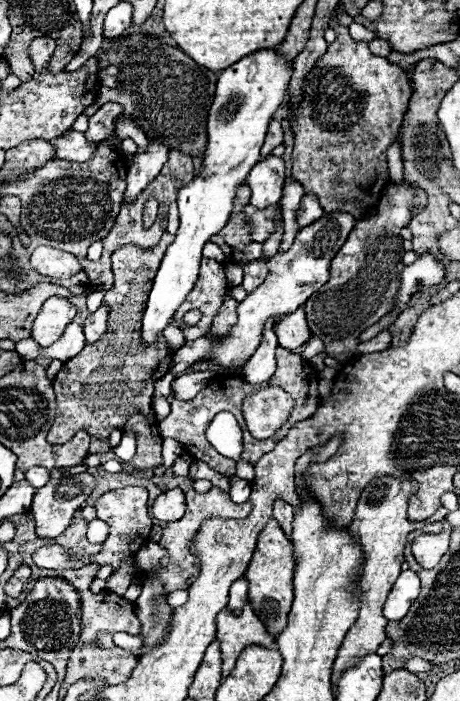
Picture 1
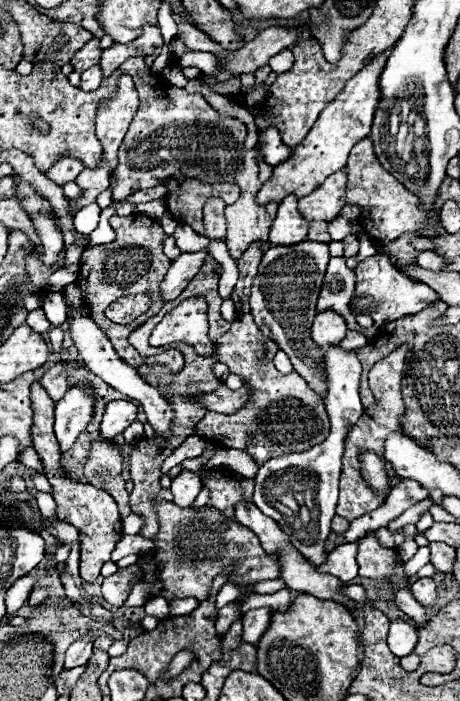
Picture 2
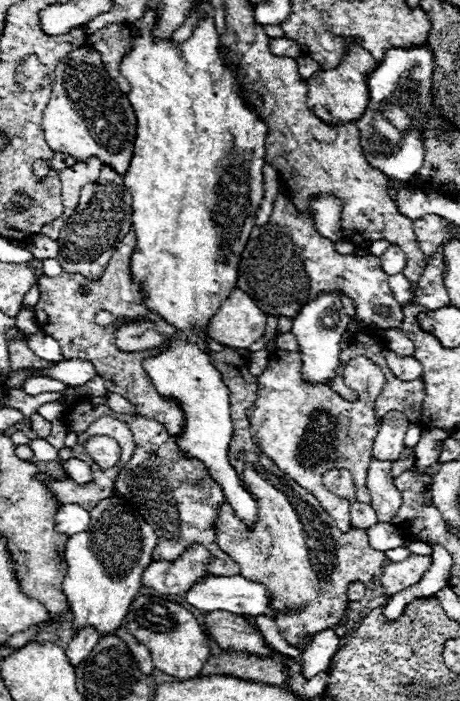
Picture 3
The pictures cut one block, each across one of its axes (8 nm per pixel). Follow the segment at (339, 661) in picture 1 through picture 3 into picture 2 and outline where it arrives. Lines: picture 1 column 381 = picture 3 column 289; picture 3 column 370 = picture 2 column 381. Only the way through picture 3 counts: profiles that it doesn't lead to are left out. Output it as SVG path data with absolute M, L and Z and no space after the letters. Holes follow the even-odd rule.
M366 536L358 544L358 576L372 578L372 580L386 580L390 578L396 566L396 550L382 548L374 536Z

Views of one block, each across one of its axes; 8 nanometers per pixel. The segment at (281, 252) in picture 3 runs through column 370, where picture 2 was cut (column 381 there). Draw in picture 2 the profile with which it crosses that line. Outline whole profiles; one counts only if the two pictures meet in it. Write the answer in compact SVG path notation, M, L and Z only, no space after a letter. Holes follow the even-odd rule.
M374 254L362 260L354 272L356 272L356 294L350 304L352 314L354 316L366 314L374 320L376 326L384 326L392 320L398 320L400 316L412 316L416 312L422 312L424 308L432 306L432 302L440 300L440 296L432 288L416 280L410 280L384 254Z

